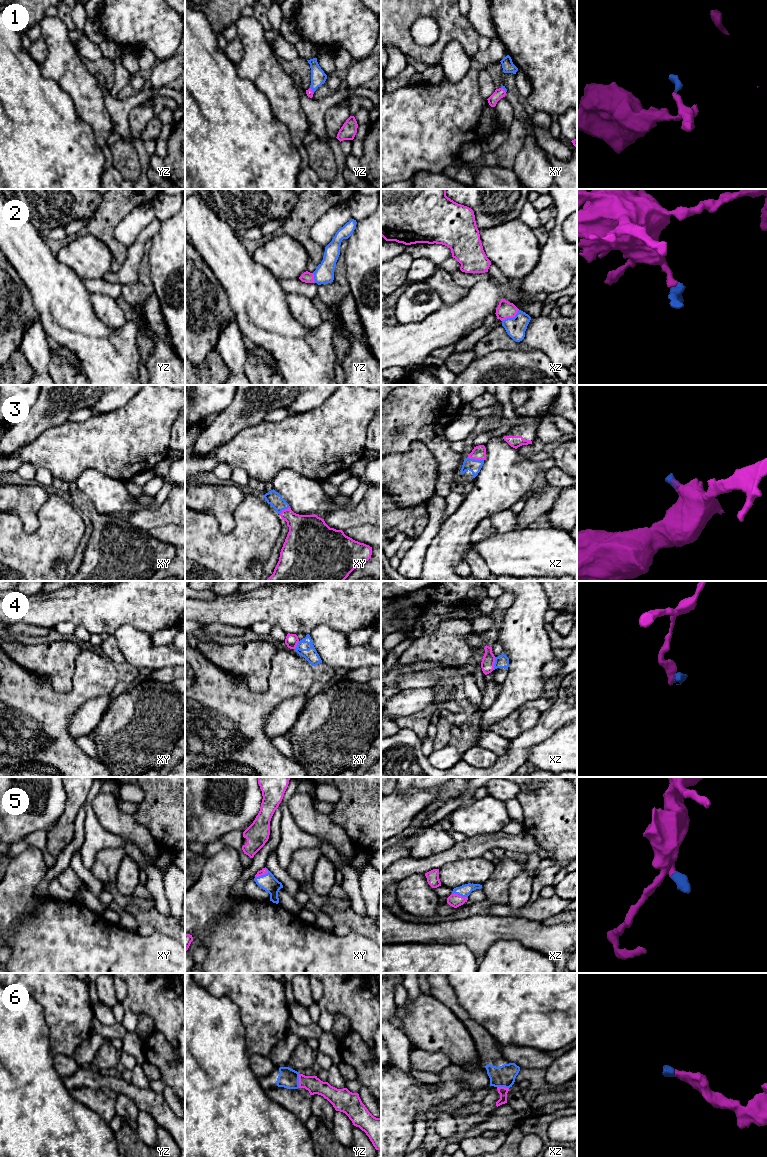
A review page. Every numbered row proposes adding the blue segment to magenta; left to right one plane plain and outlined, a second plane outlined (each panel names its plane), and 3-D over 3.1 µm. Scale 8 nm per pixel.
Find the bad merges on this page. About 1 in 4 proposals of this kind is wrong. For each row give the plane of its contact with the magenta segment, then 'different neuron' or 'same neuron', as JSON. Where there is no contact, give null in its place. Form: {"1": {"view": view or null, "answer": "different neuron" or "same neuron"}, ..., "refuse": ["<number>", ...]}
{"1": {"view": "yz", "answer": "same neuron"}, "2": {"view": "xz", "answer": "same neuron"}, "3": {"view": "xz", "answer": "same neuron"}, "4": {"view": "xz", "answer": "different neuron"}, "5": {"view": "xy", "answer": "same neuron"}, "6": {"view": "yz", "answer": "same neuron"}, "refuse": ["4"]}

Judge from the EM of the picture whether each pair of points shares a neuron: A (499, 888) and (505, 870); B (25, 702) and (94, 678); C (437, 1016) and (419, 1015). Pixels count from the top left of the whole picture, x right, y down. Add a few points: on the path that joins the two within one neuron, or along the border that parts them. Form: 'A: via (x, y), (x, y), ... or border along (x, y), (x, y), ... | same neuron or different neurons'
A: via (499, 884), (503, 874) | same neuron
B: via (42, 702), (70, 702), (77, 695) | same neuron
C: via (433, 1016), (423, 1015) | same neuron

